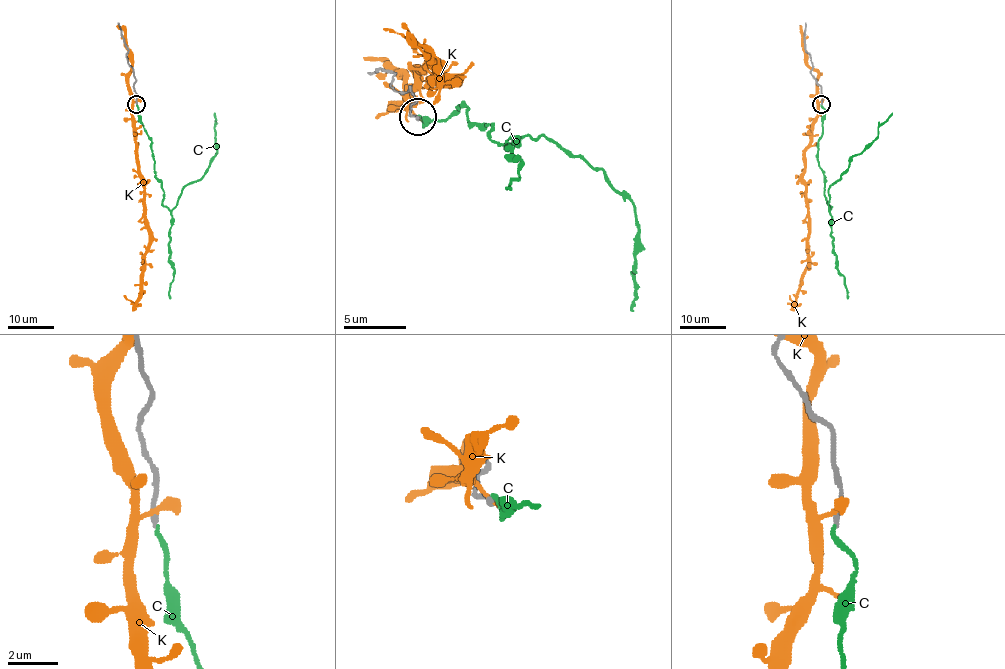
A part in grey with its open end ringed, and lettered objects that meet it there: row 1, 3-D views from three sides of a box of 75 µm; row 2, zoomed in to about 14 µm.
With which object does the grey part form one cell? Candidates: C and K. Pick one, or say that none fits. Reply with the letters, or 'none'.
C

